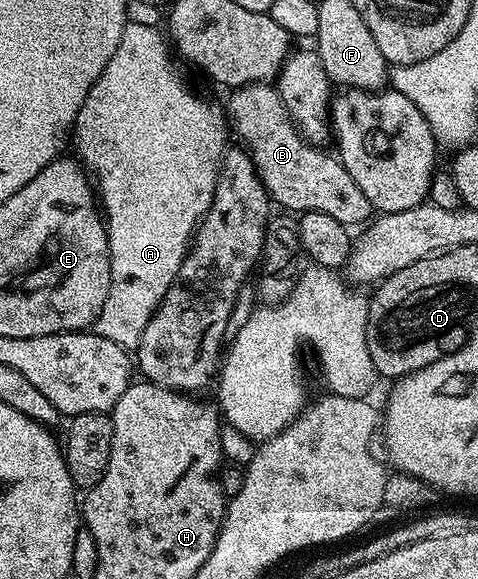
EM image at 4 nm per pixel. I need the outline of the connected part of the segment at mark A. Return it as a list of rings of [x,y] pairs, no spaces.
[[[128,21],[125,32],[121,32],[121,44],[117,44],[117,52],[113,52],[113,60],[109,60],[109,64],[105,64],[105,72],[101,72],[101,76],[97,76],[93,88],[89,88],[89,96],[85,96],[85,104],[81,104],[81,112],[77,112],[73,131],[73,146],[75,142],[76,150],[74,153],[83,169],[89,172],[97,187],[97,198],[101,203],[101,214],[107,227],[107,243],[111,257],[109,296],[105,296],[105,304],[97,316],[93,330],[94,333],[105,336],[105,340],[113,340],[113,344],[124,346],[129,352],[138,347],[139,337],[145,332],[145,324],[151,319],[153,312],[161,304],[165,292],[170,288],[171,281],[177,276],[187,255],[187,250],[191,247],[191,239],[195,237],[201,219],[207,215],[207,210],[211,207],[211,201],[215,195],[215,185],[219,179],[219,165],[222,164],[224,153],[229,146],[227,143],[229,130],[225,125],[225,118],[220,107],[218,110],[213,103],[206,102],[197,91],[191,90],[190,84],[179,75],[178,68],[171,63],[167,50],[169,51],[169,42],[160,27],[158,30],[157,27],[150,26],[147,22]]]

